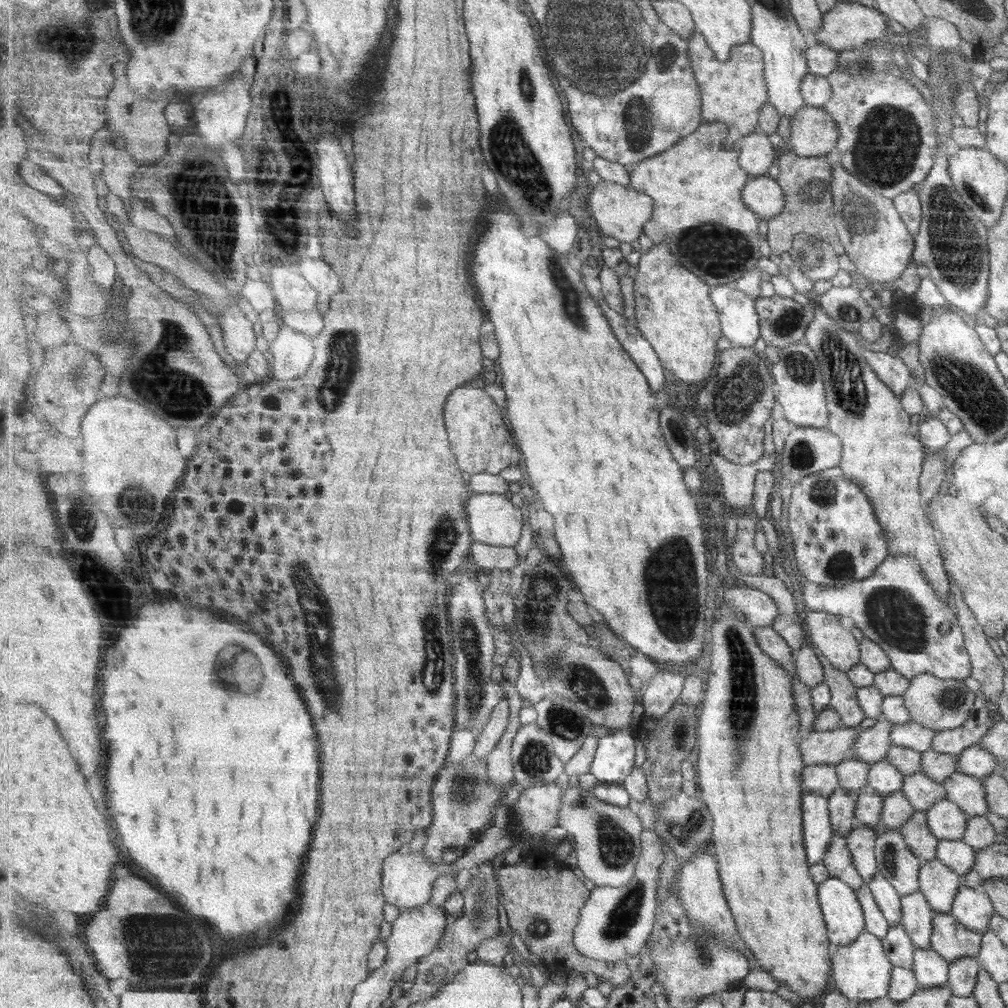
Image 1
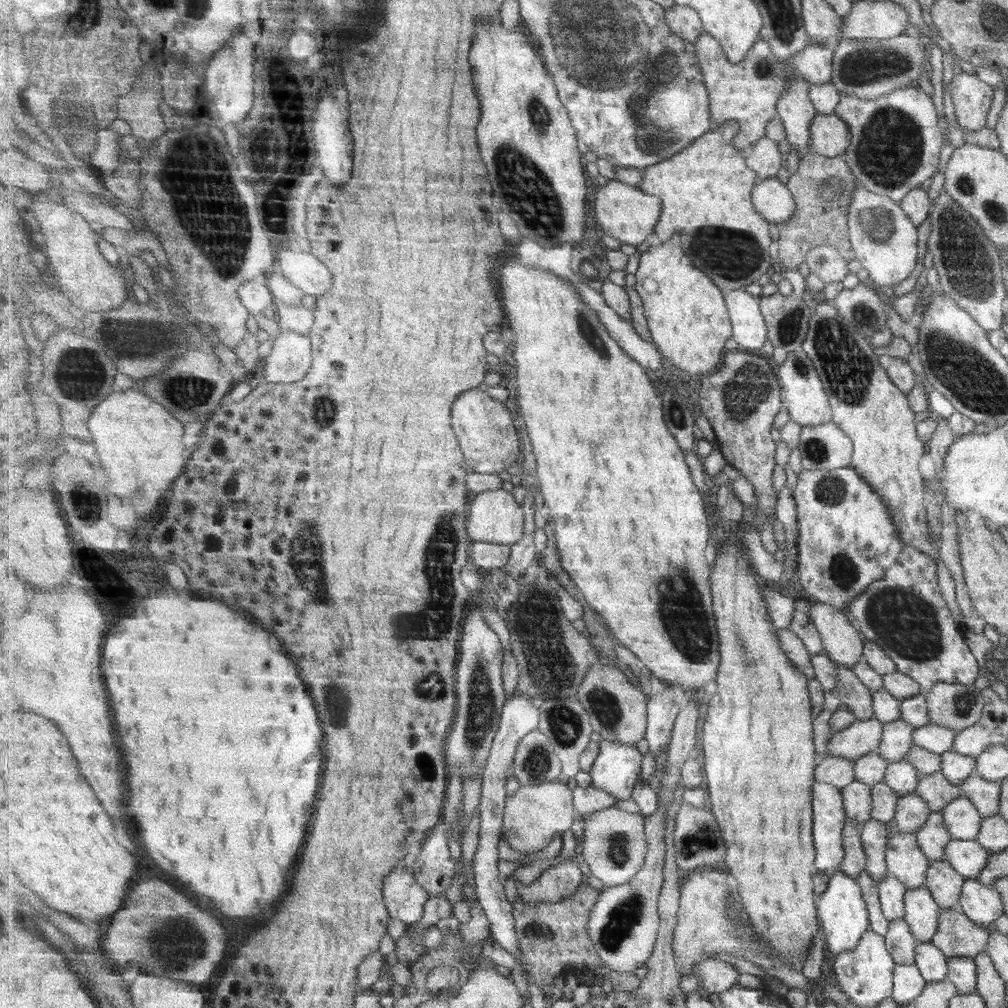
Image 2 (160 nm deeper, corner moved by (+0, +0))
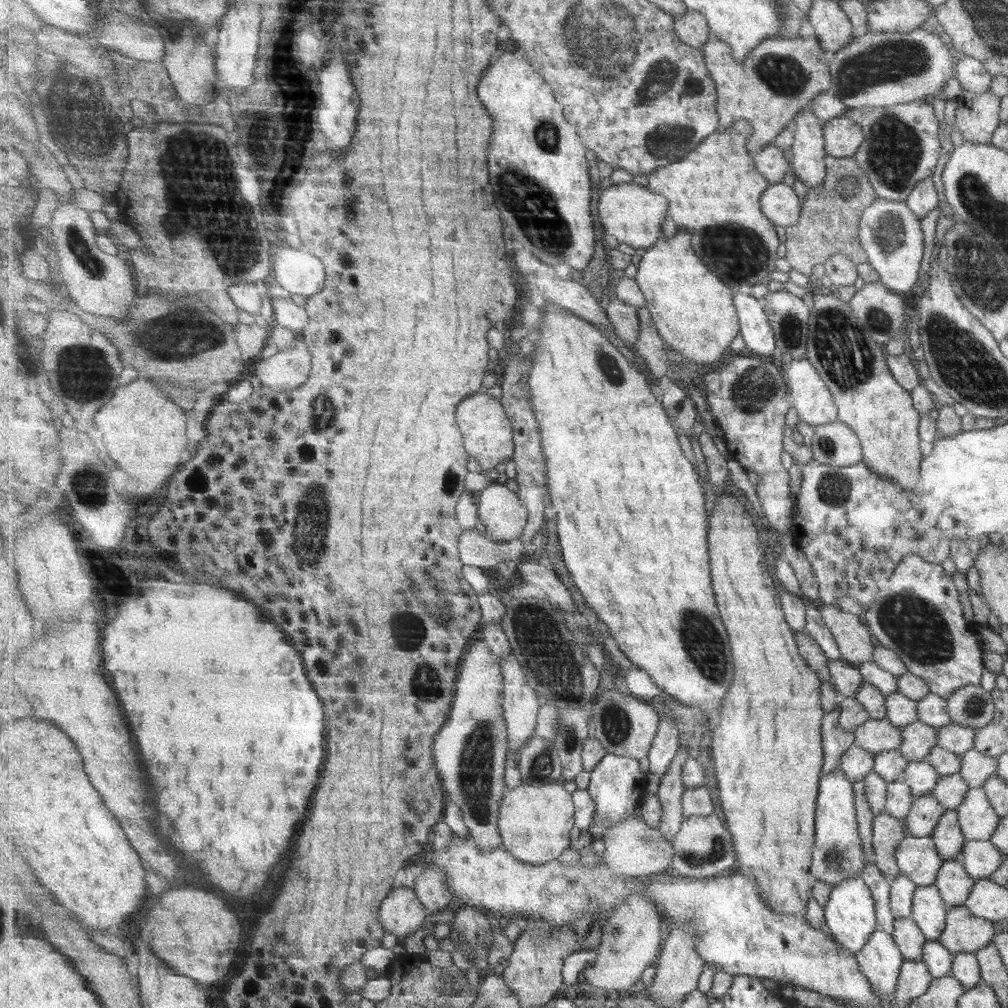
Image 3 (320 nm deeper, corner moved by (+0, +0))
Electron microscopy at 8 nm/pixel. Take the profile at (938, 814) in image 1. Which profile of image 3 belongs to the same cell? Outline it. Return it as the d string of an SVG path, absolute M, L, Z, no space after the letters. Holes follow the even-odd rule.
M968 787L964 799L955 810L964 841L989 841L999 817L989 804L982 788Z

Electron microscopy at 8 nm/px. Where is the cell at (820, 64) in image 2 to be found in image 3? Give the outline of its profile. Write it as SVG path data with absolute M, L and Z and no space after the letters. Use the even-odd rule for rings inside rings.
M776 36L764 40L743 61L733 60L732 48L718 38L702 48L706 65L718 89L718 113L722 129L745 119L753 127L747 152L757 156L786 128L792 127L794 118L815 96L829 88L825 52L814 36L788 39Z

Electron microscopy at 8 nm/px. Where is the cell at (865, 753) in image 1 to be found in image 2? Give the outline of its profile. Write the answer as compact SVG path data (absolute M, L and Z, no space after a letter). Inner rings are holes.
M901 719L882 723L882 733L876 751L888 763L903 761L907 751L913 745L911 738L913 727Z

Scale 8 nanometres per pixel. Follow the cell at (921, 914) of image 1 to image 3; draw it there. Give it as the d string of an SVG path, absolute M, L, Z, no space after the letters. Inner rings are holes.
M935 885L915 887L911 897L910 919L916 924L926 941L937 941L944 928L947 907L939 898Z

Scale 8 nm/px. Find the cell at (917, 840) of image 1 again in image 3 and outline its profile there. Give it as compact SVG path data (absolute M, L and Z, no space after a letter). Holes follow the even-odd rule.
M955 809L943 811L929 838L942 862L957 859L964 838L961 836Z

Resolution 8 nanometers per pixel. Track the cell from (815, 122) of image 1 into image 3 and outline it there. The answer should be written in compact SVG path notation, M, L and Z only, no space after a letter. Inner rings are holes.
M845 116L830 118L821 127L825 154L834 158L853 157L863 142L861 127Z

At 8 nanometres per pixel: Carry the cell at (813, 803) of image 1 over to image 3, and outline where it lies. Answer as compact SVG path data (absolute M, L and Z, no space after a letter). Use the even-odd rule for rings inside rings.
M833 769L820 777L815 811L815 844L810 872L811 877L817 882L825 882L831 888L843 880L859 877L866 866L863 862L865 855L861 850L861 840L857 836L853 797L851 782L839 769Z

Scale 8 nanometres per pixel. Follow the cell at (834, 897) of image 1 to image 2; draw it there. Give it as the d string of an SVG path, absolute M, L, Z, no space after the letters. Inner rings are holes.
M832 871L825 890L821 892L815 904L818 905L819 920L822 920L823 942L827 950L836 955L855 948L861 935L869 926L865 904L857 882L847 878L843 872Z

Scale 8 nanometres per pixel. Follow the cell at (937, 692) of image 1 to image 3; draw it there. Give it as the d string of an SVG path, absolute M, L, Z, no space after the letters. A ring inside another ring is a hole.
M965 685L956 688L944 701L953 724L975 730L985 726L993 716L991 695L980 686Z

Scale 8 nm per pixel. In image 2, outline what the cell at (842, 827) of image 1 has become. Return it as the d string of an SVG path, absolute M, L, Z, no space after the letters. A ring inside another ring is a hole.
M854 781L841 788L840 792L847 819L853 819L858 826L870 819L870 787L862 782Z

